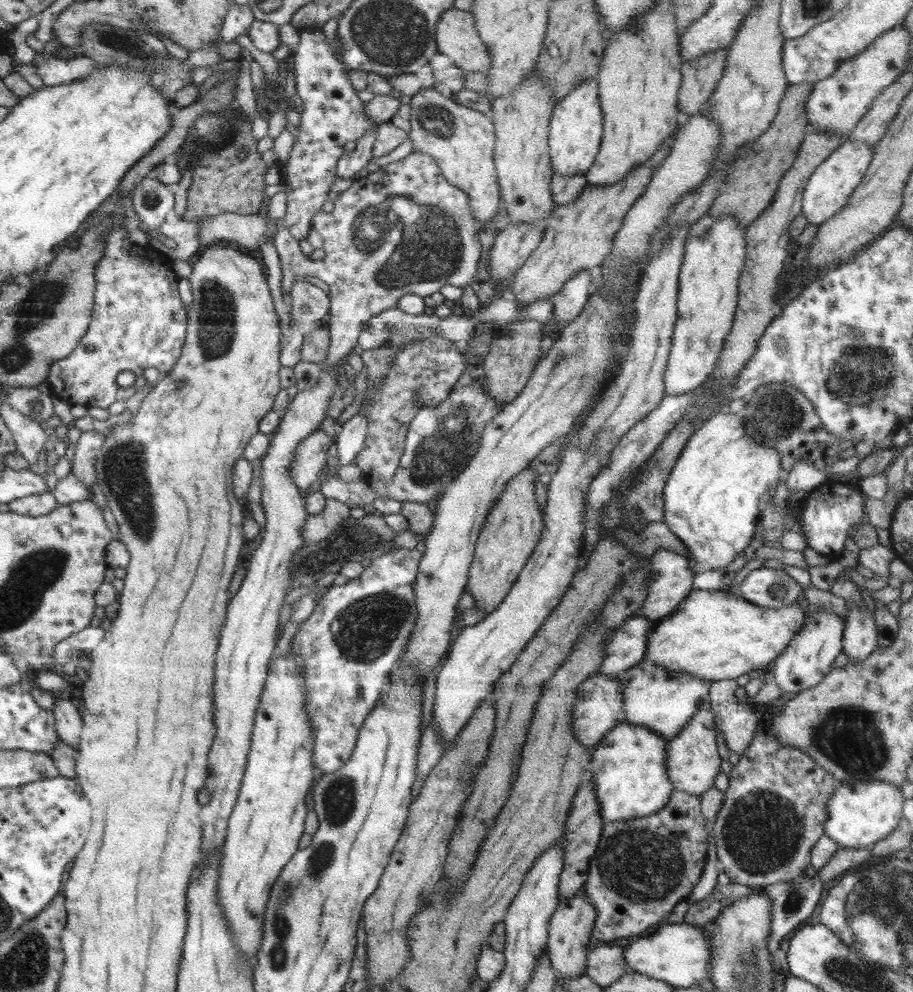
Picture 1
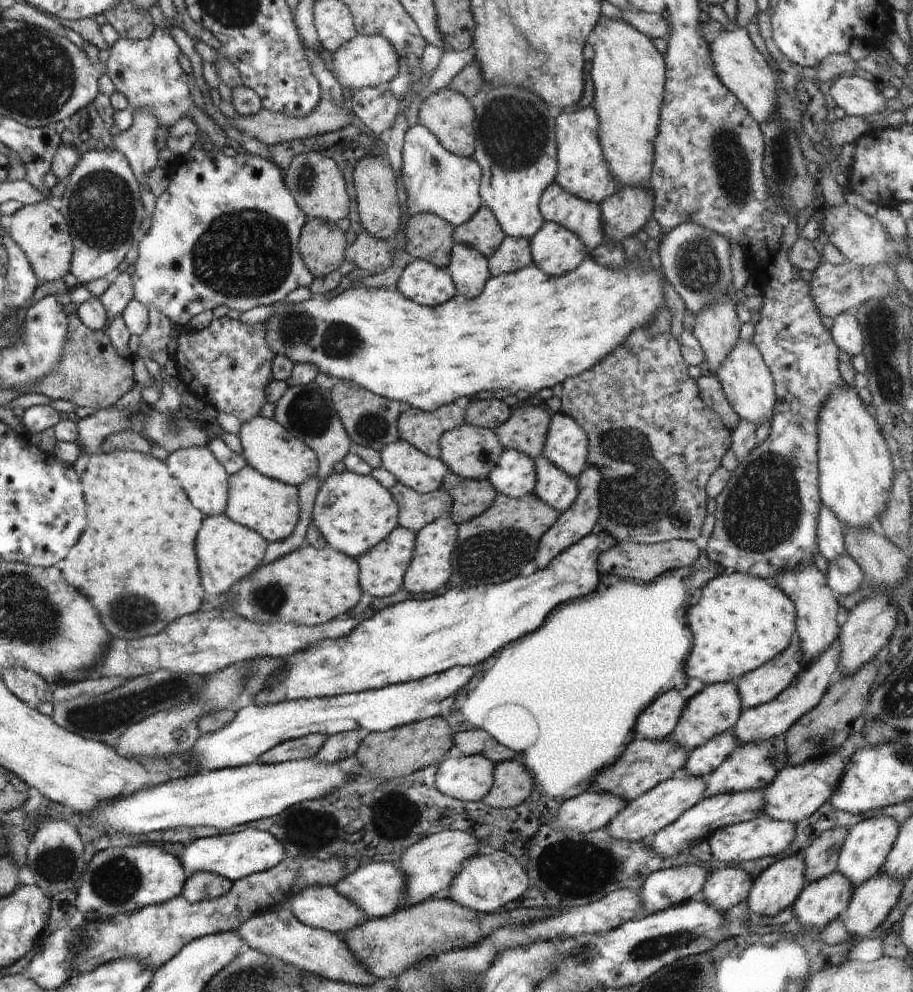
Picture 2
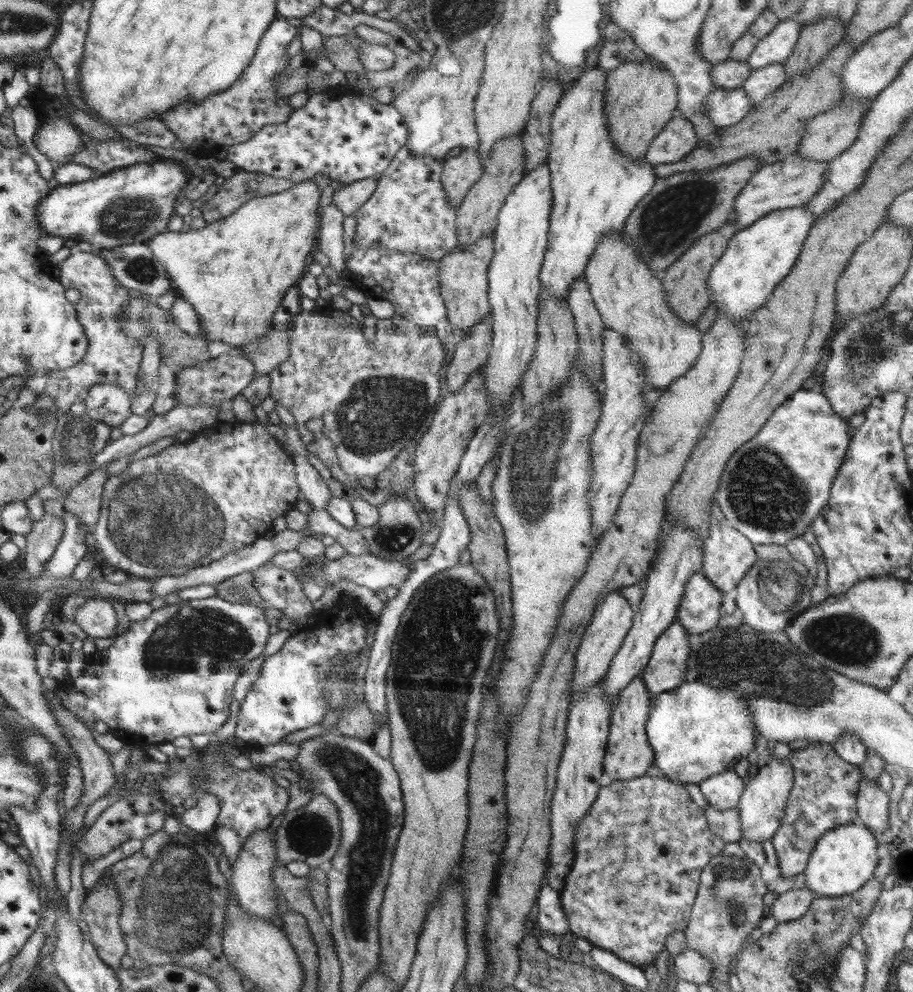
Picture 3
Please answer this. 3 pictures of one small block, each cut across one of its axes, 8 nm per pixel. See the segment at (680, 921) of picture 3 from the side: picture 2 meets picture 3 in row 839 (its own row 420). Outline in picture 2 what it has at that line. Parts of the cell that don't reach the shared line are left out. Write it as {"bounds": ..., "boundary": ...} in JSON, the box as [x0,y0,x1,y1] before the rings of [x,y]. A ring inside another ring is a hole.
{"bounds":[557,318,731,543],"boundary":[[[654,318],[650,322],[646,322],[646,326],[634,330],[632,334],[628,334],[626,342],[620,344],[616,350],[612,350],[606,358],[602,358],[598,364],[594,364],[592,368],[580,372],[578,376],[570,376],[562,382],[557,389],[557,393],[561,398],[561,412],[571,416],[588,437],[588,460],[587,464],[596,466],[602,474],[601,486],[599,487],[600,495],[600,514],[598,518],[598,530],[611,534],[615,541],[630,540],[635,543],[662,543],[672,539],[684,539],[694,541],[701,535],[704,518],[707,516],[706,500],[707,482],[714,471],[721,465],[722,456],[731,448],[731,431],[724,426],[724,422],[720,420],[720,416],[710,410],[704,400],[700,398],[698,392],[697,380],[693,379],[688,372],[687,364],[682,358],[682,352],[676,337],[669,332],[662,332],[658,336],[650,336],[649,326],[654,322]]]}

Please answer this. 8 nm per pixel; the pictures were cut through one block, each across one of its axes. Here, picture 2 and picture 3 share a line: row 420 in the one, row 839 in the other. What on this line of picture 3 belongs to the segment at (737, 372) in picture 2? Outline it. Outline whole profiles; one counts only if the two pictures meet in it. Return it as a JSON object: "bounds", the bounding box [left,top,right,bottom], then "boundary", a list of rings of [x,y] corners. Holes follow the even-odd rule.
{"bounds":[737,755,794,843],"boundary":[[[774,755],[769,758],[766,766],[759,768],[756,776],[749,778],[737,804],[740,813],[741,838],[763,843],[776,834],[780,828],[780,822],[784,818],[784,807],[788,802],[793,780],[794,771],[790,762]]]}

